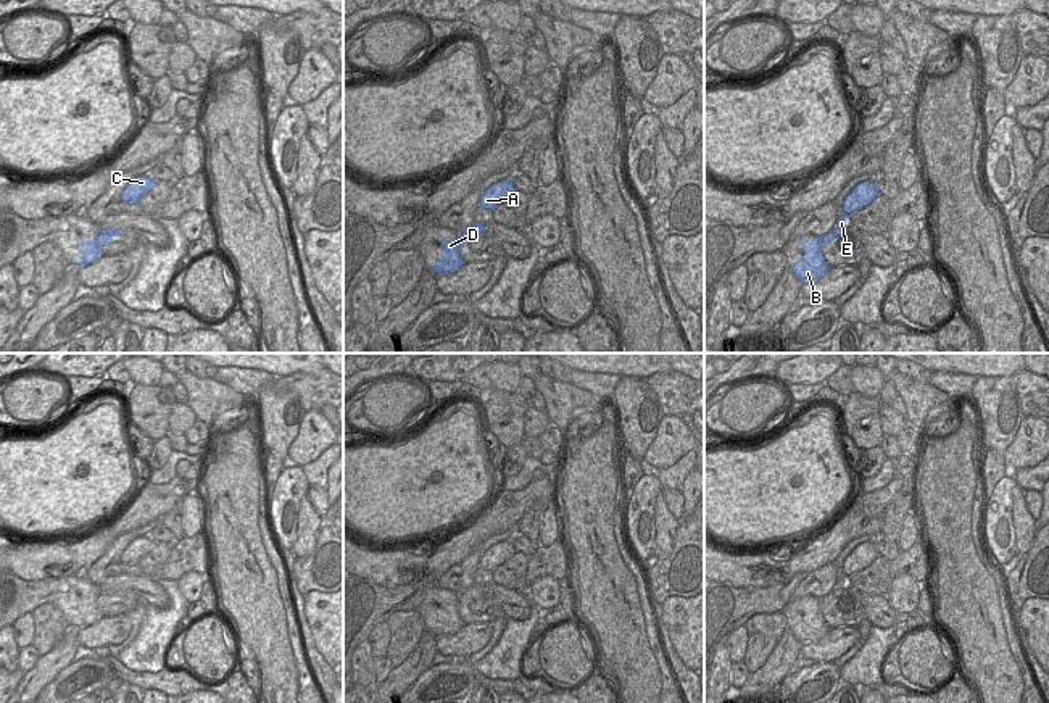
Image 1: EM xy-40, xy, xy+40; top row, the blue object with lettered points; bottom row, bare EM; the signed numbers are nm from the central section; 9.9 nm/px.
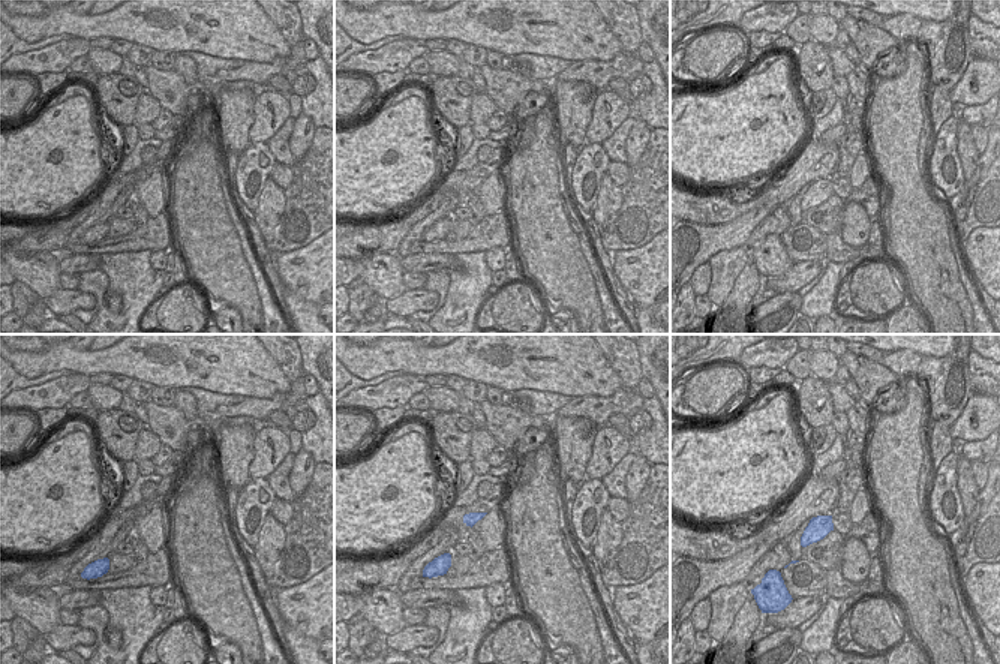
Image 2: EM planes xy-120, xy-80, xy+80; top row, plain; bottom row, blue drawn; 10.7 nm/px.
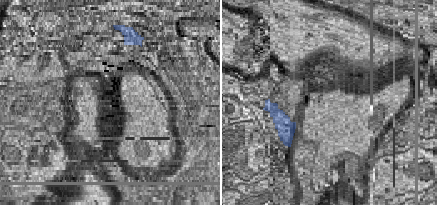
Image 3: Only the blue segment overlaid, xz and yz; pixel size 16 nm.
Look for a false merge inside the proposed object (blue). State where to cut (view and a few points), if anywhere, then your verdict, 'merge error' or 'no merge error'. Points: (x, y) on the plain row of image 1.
cut xy (456, 599), (460, 611); merge error

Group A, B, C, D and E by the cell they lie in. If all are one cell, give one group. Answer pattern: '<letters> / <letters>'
A C E / B D

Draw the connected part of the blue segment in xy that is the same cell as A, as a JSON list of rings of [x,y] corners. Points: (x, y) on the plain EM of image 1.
[[[503,540],[490,547],[479,561],[479,569],[493,571],[498,566],[504,564],[516,553],[512,542]]]

